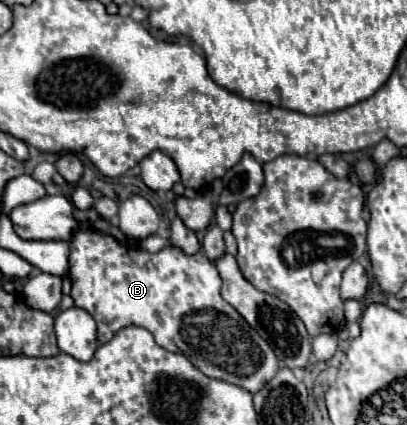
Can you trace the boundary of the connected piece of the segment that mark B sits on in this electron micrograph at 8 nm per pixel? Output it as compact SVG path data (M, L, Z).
M82 228L70 240L70 278L70 296L78 308L94 316L100 344L110 342L112 336L126 326L142 326L154 334L162 348L172 350L170 344L174 344L202 374L242 386L252 394L262 390L278 372L278 358L270 344L236 312L234 306L222 298L222 278L216 266L208 262L204 252L188 256L176 246L166 246L160 252L150 254L140 248L124 246L112 236L100 234L98 230Z

